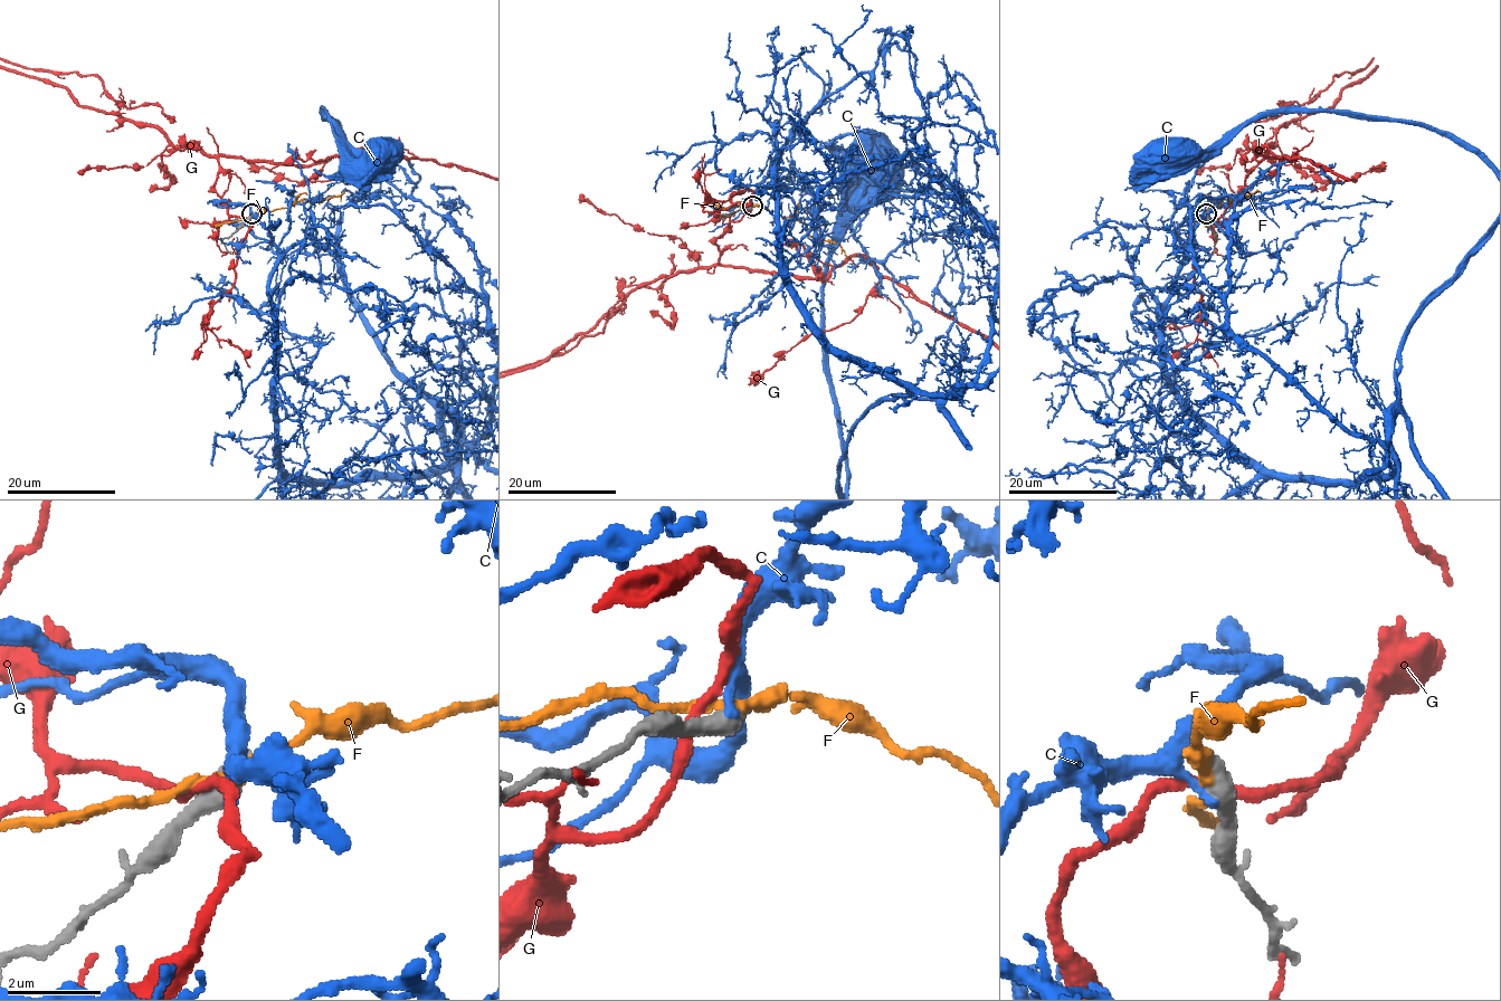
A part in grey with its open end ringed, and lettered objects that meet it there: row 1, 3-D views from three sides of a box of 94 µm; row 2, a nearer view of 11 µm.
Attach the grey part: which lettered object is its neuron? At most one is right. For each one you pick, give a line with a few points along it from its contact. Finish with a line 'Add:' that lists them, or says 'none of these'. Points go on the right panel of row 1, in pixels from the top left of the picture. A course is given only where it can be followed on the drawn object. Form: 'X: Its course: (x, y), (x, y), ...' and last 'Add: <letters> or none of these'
Add: none of these

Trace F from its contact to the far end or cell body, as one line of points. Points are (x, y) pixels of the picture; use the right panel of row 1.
F: (1207, 217), (1207, 211), (1217, 208), (1223, 199), (1236, 203), (1259, 191)

